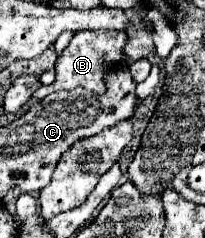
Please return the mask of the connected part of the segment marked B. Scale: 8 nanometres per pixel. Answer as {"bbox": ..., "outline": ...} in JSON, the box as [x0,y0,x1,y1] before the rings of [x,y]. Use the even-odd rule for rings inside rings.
{"bbox":[34,32,126,100],"outline":[[[76,32],[76,36],[72,38],[70,46],[62,52],[62,56],[56,62],[56,82],[50,86],[40,86],[34,92],[36,100],[42,100],[46,94],[56,92],[56,90],[66,90],[66,88],[76,88],[82,86],[94,94],[104,94],[106,86],[104,86],[104,72],[120,66],[118,62],[122,62],[122,48],[126,44],[126,34],[124,32]]]}

